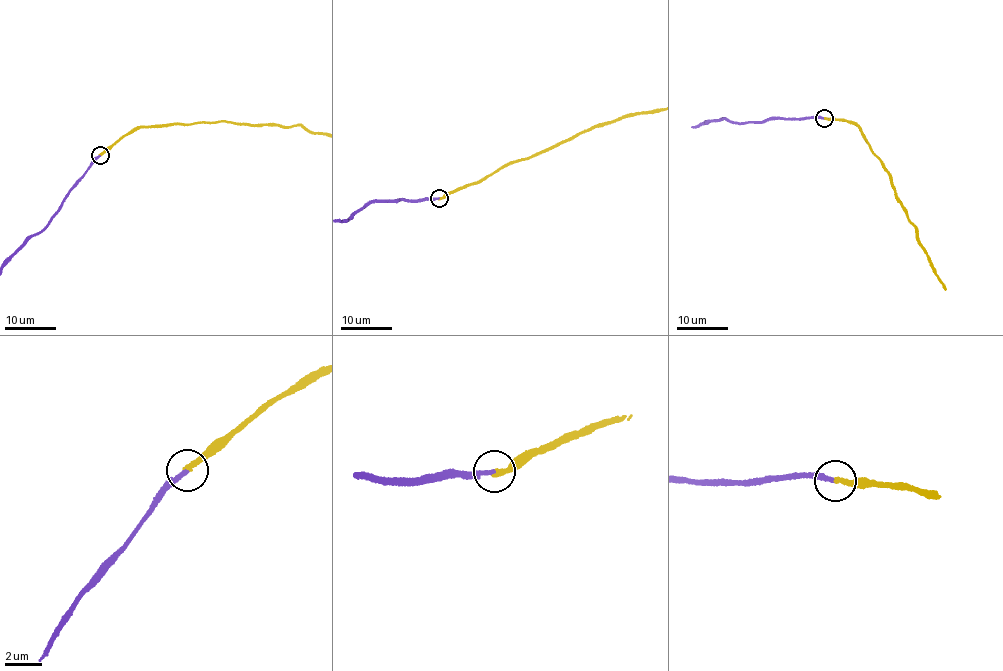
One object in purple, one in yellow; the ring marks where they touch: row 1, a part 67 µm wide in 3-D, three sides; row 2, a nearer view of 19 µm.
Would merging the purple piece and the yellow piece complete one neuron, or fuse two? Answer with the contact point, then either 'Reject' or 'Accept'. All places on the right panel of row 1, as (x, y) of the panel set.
Place: (824, 118). Accept

